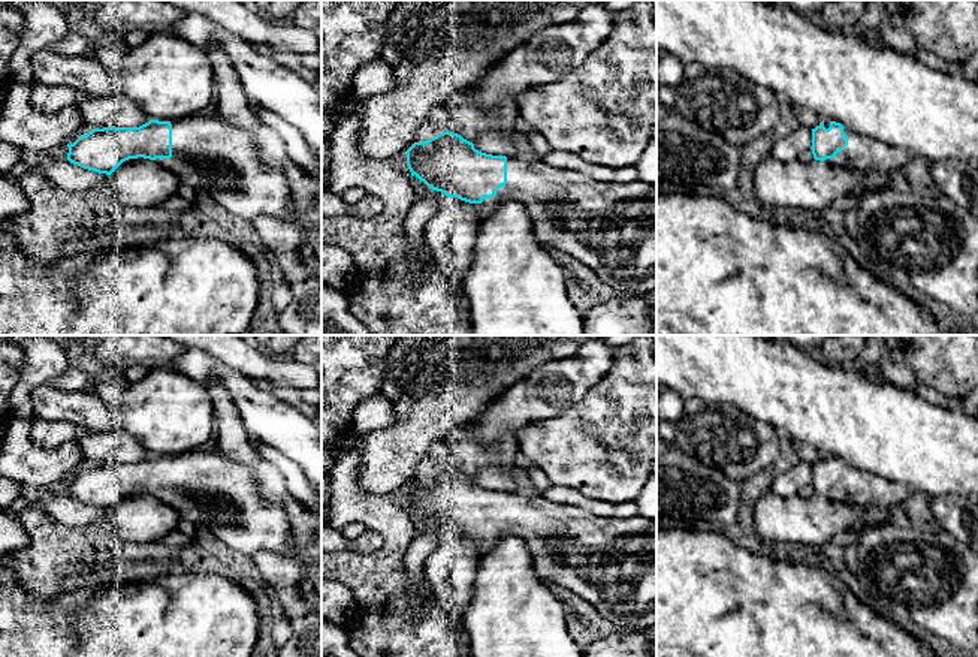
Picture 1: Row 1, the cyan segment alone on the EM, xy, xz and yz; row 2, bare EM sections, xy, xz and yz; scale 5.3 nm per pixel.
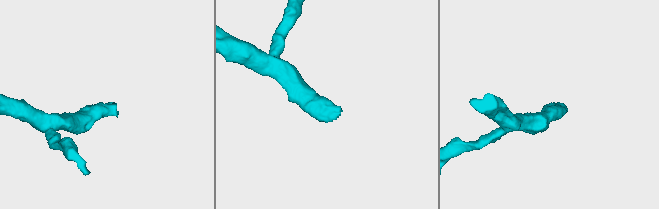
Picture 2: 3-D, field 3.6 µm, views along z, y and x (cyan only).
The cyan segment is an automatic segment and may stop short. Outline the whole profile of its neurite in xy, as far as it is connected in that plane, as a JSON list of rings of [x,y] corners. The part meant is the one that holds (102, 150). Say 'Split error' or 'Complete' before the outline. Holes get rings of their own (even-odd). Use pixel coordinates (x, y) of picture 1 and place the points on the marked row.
Split error. [[[215,111],[175,121],[150,120],[139,127],[93,129],[67,147],[70,163],[106,175],[129,159],[154,160],[176,174],[182,184],[197,189],[206,204],[215,202],[248,221],[260,216],[290,217],[295,208],[283,169],[262,157],[260,147],[248,132],[223,121]]]

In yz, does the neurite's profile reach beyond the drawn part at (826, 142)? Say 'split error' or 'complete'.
split error

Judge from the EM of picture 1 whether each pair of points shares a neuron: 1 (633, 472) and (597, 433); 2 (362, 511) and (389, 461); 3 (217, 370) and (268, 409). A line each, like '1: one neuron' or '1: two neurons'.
1: one neuron
2: two neurons
3: one neuron

